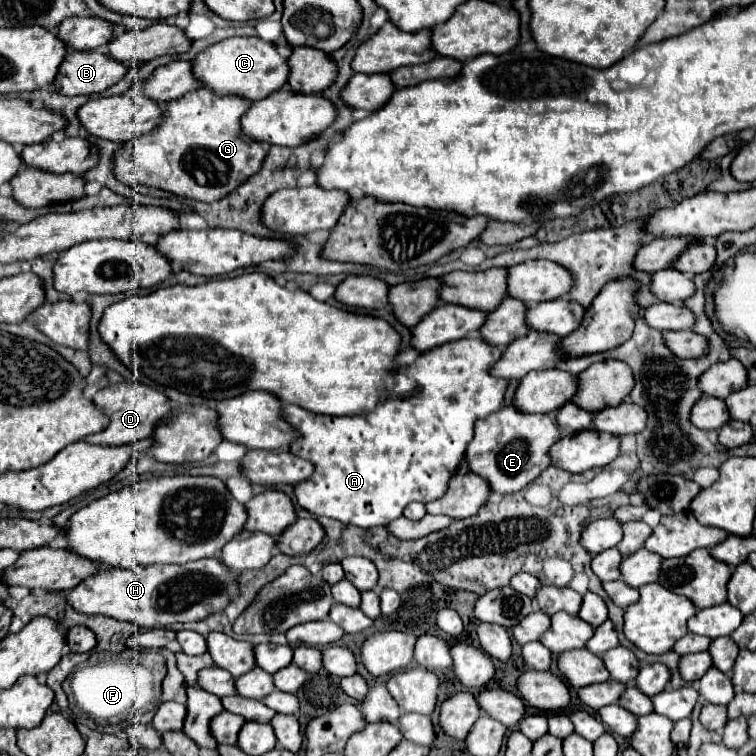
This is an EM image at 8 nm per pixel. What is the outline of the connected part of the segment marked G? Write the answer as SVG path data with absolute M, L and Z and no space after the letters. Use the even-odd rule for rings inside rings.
M198 88L176 102L168 102L168 106L164 110L164 122L154 132L142 134L142 136L126 142L116 152L116 156L114 156L116 178L134 188L146 184L146 186L162 188L162 190L178 194L178 196L202 200L202 202L214 202L214 200L224 198L234 188L238 188L242 182L246 182L246 178L254 176L262 168L264 158L268 154L266 144L248 138L248 134L244 134L244 130L242 130L240 118L250 110L250 106L252 106L252 102L246 98L238 98L234 94L216 94L210 88ZM150 148L154 148L154 152L158 152L158 158L148 156L148 154L152 154Z

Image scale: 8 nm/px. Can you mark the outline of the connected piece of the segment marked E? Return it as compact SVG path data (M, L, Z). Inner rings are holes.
M514 404L498 410L484 422L478 422L476 434L468 444L466 456L470 470L482 474L490 480L492 490L502 490L504 494L518 492L526 488L540 472L550 466L550 448L562 438L562 432L556 422L556 414L526 414Z

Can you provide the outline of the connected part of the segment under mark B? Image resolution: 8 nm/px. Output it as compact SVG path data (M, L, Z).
M70 52L60 66L56 86L66 96L100 94L130 72L128 64L108 58L104 52Z

